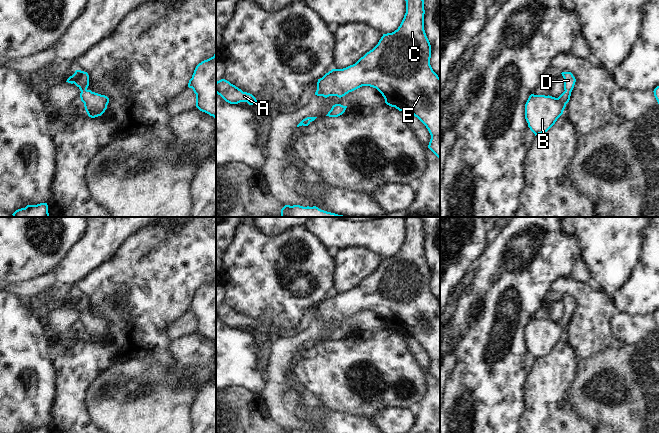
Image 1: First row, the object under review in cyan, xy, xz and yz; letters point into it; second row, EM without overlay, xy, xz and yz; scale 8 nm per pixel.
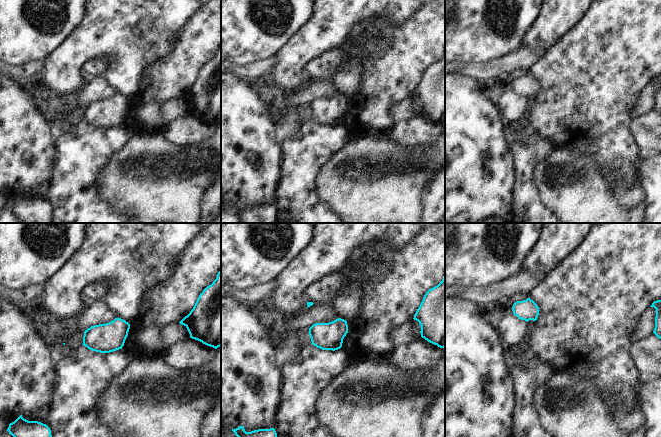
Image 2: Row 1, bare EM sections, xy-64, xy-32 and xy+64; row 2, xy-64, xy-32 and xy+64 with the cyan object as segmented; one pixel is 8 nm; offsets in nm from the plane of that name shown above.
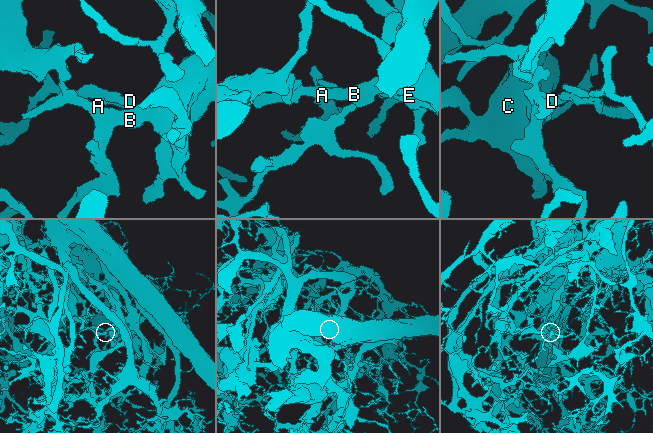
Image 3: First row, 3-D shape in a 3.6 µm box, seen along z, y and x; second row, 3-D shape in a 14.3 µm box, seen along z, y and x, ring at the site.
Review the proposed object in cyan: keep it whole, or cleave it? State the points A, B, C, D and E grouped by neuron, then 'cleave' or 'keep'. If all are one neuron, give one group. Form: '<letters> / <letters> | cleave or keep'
A B C D E | keep

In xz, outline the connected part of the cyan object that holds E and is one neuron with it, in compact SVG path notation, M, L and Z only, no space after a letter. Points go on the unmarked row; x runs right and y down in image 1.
M414 217L405 218L404 223L406 237L398 253L392 257L383 258L378 268L355 288L343 293L332 293L318 303L315 319L325 322L329 320L341 322L362 310L376 312L384 321L387 329L413 338L426 350L431 359L428 372L440 382L440 302L430 289L431 269L424 254L424 224Z

